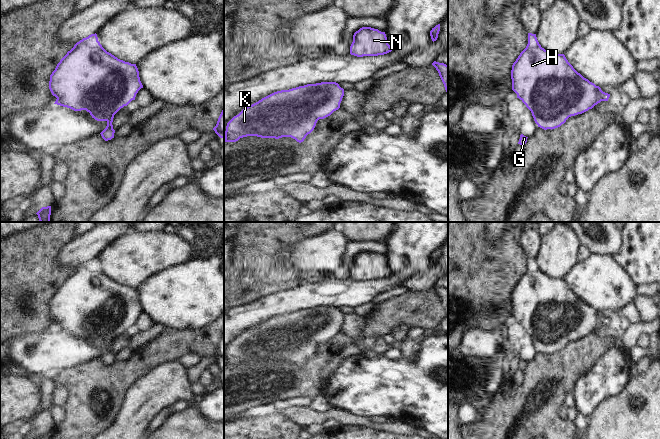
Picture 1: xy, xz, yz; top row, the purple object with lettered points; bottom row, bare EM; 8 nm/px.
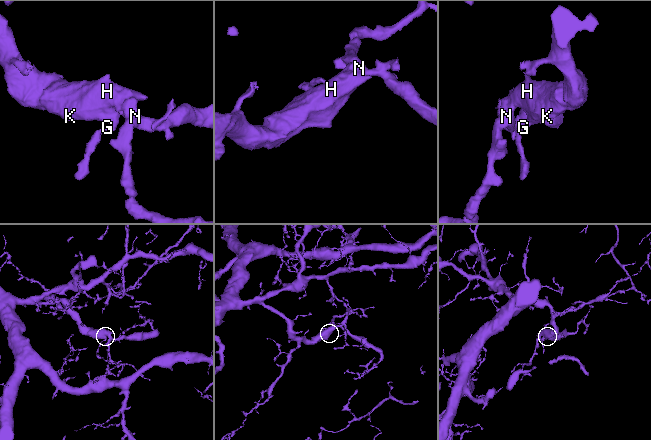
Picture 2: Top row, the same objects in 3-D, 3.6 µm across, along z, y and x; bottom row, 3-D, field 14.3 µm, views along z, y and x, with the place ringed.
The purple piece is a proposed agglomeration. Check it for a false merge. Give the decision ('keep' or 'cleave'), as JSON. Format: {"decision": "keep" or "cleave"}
{"decision": "keep"}

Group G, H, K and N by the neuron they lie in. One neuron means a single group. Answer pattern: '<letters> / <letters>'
G H K N

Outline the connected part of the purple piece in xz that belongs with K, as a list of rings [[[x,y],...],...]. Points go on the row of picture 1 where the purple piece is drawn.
[[[336,82],[307,84],[274,92],[234,116],[227,123],[224,141],[236,142],[243,137],[257,136],[275,139],[291,137],[301,143],[314,130],[319,119],[330,116],[340,108],[343,96],[344,89]]]

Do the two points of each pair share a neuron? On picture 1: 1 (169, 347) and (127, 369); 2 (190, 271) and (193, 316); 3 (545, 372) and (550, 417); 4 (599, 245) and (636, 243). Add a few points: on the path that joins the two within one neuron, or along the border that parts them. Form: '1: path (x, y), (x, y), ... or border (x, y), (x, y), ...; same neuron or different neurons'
1: path (159, 349), (137, 364); same neuron
2: path (190, 282), (188, 305); same neuron
3: path (559, 376), (563, 378), (550, 403); same neuron
4: border (622, 232), (622, 245), (612, 255); different neurons

